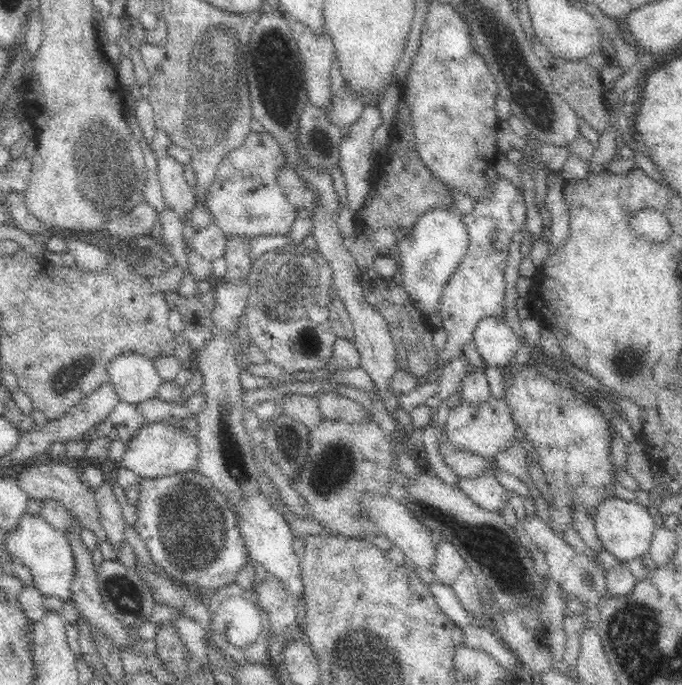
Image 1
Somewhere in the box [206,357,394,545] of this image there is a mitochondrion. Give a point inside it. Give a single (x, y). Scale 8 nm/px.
(333, 471)

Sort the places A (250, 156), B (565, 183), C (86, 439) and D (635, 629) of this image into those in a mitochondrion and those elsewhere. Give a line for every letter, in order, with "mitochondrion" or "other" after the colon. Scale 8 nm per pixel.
A: other
B: other
C: other
D: mitochondrion

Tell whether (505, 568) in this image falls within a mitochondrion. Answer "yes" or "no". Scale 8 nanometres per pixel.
yes

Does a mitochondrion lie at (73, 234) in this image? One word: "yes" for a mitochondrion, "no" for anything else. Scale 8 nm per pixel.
no

